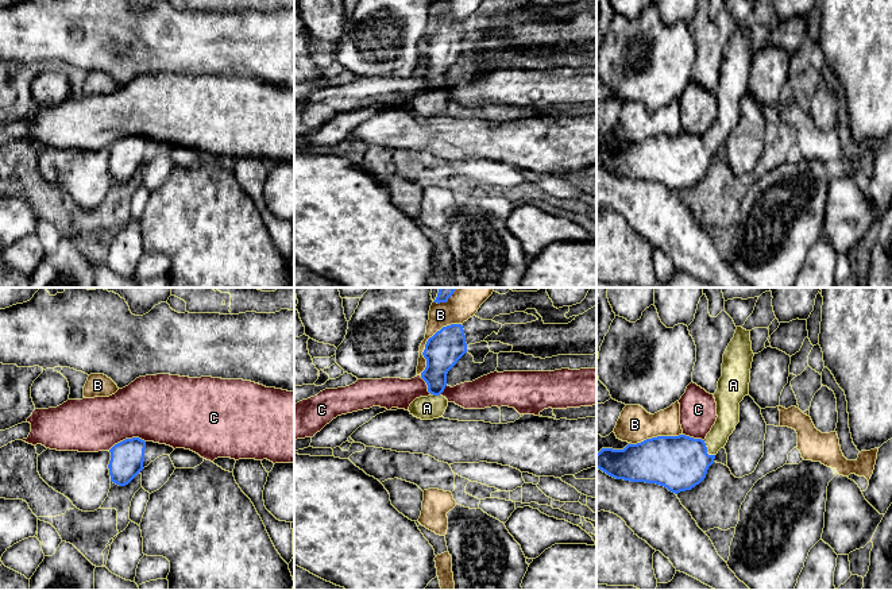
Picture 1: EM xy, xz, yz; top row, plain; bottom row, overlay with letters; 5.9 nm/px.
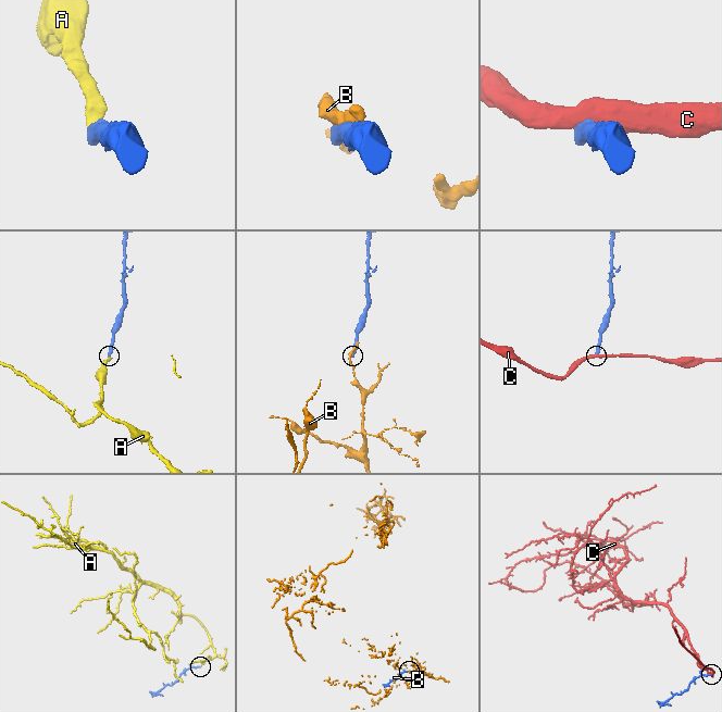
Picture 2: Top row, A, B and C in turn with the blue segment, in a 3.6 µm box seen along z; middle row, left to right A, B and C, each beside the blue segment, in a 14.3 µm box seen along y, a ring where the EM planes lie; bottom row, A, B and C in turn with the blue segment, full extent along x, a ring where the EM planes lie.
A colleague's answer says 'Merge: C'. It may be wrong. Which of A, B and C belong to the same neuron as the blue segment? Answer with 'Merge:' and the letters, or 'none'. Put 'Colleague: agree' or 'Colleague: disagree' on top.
Colleague: disagree
Merge: A

